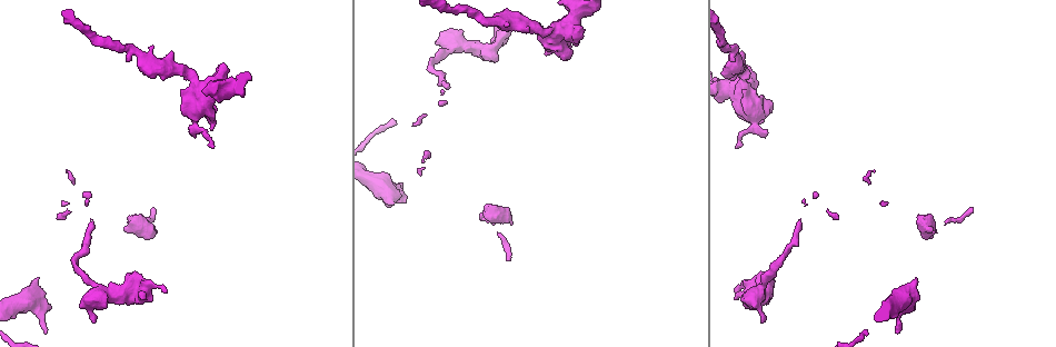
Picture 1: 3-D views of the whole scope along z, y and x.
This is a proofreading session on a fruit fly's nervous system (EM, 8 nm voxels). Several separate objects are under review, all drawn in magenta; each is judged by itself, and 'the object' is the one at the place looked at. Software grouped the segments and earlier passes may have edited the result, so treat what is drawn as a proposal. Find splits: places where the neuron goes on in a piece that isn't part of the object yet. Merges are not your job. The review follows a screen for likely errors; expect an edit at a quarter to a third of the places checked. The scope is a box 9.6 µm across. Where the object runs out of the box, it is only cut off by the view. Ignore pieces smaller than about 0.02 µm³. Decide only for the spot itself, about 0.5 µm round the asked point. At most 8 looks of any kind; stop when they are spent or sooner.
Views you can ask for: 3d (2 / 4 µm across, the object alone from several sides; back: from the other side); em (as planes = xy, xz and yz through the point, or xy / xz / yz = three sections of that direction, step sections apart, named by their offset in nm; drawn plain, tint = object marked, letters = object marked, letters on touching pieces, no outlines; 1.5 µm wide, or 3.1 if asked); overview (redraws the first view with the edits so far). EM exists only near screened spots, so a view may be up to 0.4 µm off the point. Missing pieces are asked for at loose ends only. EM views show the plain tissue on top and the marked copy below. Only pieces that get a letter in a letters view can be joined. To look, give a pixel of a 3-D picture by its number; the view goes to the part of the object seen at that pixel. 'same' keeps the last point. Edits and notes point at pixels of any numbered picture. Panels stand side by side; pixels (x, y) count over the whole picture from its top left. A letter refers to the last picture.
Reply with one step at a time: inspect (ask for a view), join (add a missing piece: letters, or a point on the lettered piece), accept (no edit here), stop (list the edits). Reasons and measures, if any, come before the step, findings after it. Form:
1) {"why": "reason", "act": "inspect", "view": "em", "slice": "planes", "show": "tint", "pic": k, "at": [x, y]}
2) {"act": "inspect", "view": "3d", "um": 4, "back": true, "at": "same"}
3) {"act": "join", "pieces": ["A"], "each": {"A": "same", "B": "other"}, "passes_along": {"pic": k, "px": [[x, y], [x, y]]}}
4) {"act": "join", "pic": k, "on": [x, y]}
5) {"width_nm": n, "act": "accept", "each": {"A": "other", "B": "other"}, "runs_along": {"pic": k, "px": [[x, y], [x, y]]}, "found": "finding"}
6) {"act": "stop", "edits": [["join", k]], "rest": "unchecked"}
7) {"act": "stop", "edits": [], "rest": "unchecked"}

{"why": "free end", "act": "inspect", "view": "3d", "um": 2, "pic": 1, "at": [767, 132]}

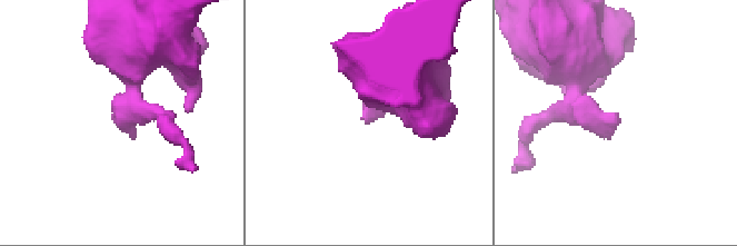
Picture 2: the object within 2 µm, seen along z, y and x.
{"act": "inspect", "view": "em", "slice": "xy", "step": 8, "show": "tint", "pic": 2, "at": [118, 119]}

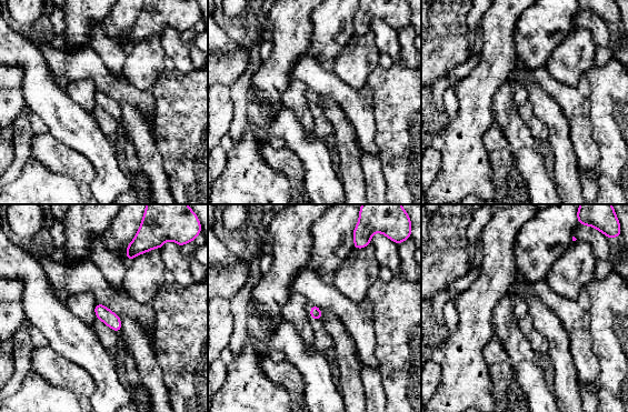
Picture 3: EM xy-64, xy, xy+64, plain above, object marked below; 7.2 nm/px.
{"why": "another direction", "act": "inspect", "view": "em", "slice": "planes", "show": "letters", "at": "same"}

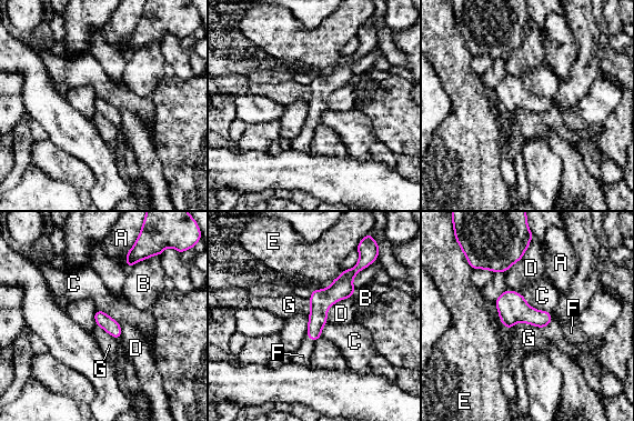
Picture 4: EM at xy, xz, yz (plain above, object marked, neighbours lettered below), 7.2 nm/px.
{"act": "join", "pieces": ["F"], "each": {"A": "other", "B": "other", "C": "other", "D": "other", "E": "other", "F": "same", "G": "other"}, "passes_along": {"pic": 4, "px": [[319, 306], [311, 339], [302, 356]]}, "found": "it goes on there"}

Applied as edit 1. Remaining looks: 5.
{"why": "an open end", "act": "inspect", "view": "em", "slice": "planes", "show": "letters", "pic": 1, "at": [402, 184]}

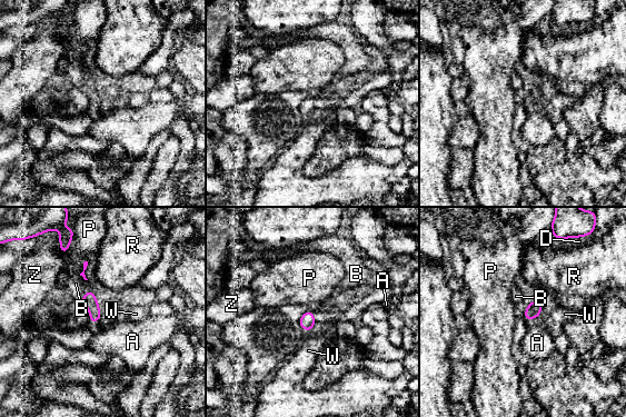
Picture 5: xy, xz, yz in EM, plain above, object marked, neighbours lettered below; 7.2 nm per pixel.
{"act": "join", "pieces": ["A"], "each": {"A": "same", "B": "other", "D": "other", "P": "other", "R": "other", "W": "other", "Z": "other"}, "passes_along": {"pic": 5, "px": [[533, 310], [530, 318], [537, 343]]}, "found": "it goes on there"}

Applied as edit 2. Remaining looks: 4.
{"why": "branch stops here", "act": "inspect", "view": "em", "slice": "xz", "step": 8, "show": "tint", "pic": 1, "at": [735, 299]}

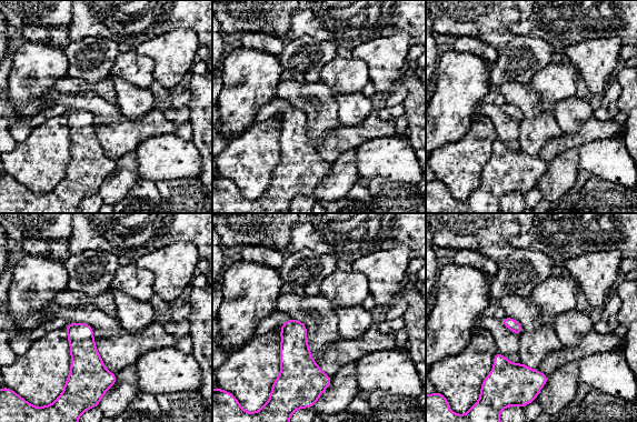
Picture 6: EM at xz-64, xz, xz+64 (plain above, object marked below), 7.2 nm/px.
{"act": "inspect", "view": "em", "slice": "planes", "show": "letters", "at": "same"}

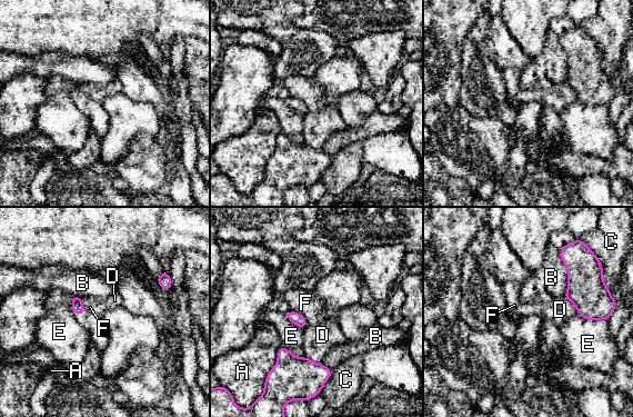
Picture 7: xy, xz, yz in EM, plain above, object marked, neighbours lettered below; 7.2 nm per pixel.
{"act": "accept", "each": {"A": "other", "B": "other", "C": "other", "D": "other", "E": "other", "F": "other"}, "border": {"pic": 7, "px": [[290, 309], [299, 313], [308, 321]]}, "found": "no lettered piece goes on from it"}

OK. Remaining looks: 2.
{"act": "stop", "edits": [["join", 4], ["join", 5]], "rest": "unchecked"}

